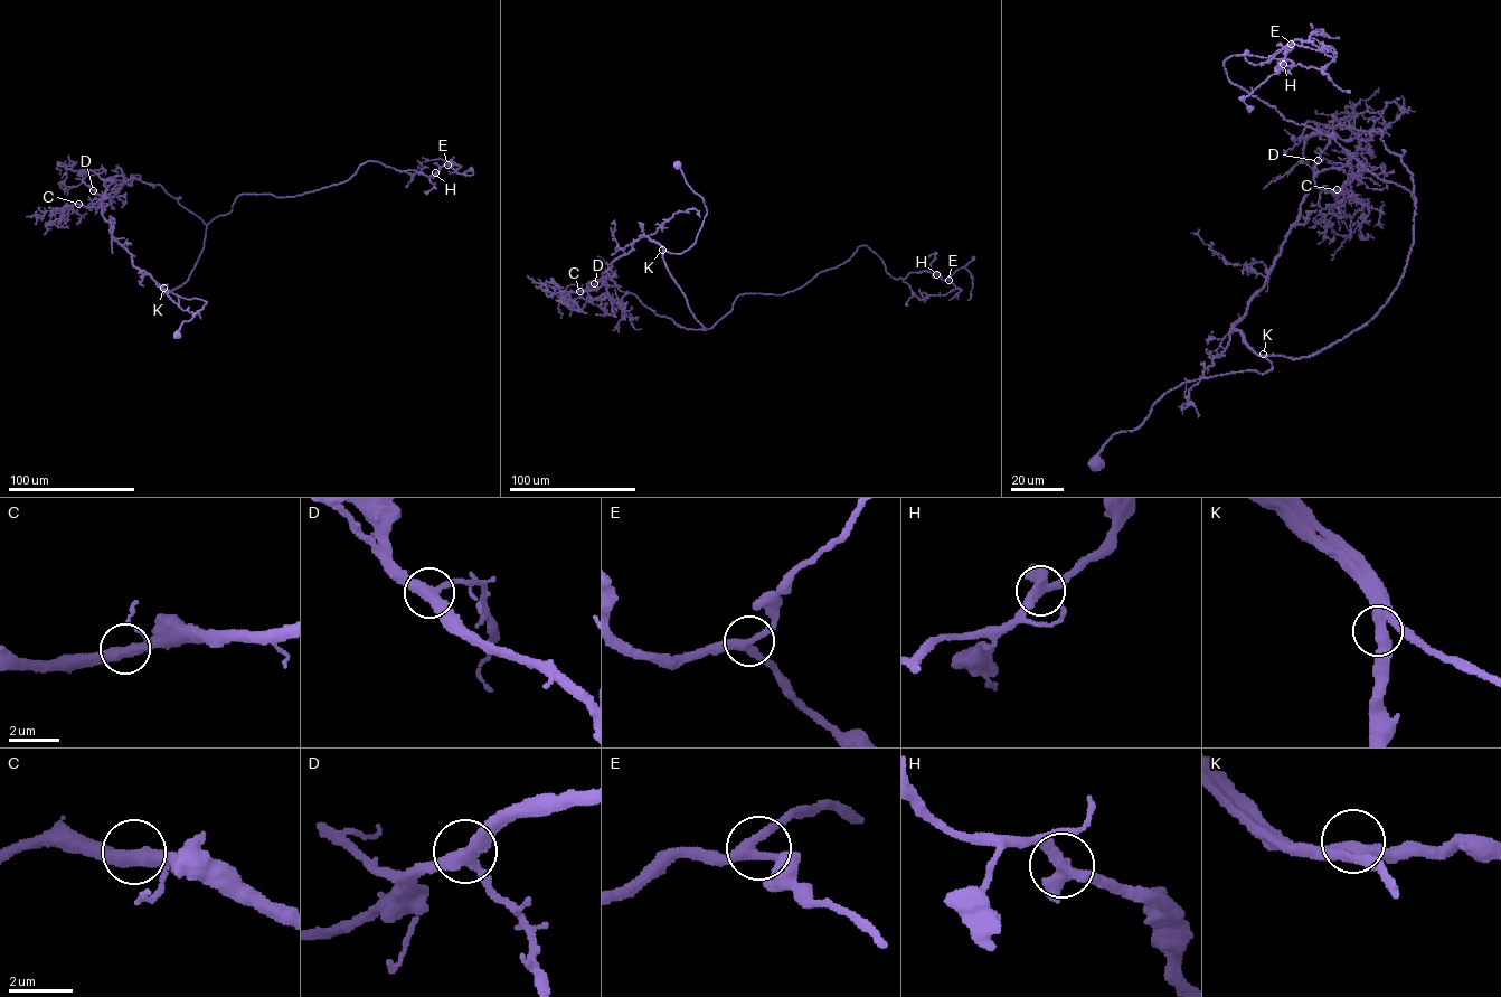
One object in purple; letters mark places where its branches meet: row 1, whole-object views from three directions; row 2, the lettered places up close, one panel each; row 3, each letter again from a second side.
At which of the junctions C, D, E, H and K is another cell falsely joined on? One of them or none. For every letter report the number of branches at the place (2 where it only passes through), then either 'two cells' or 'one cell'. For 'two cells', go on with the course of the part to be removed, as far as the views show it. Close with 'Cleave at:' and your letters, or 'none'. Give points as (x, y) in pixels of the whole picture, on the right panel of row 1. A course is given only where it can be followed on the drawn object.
C: branches 3; one cell
D: branches 3; one cell
E: branches 3; one cell
H: branches 3; one cell
K: branches 3; one cell
Cleave at: none

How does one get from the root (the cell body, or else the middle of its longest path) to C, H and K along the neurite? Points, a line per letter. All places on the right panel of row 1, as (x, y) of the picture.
C: (1097, 466), (1113, 435), (1136, 430), (1185, 382), (1272, 369), (1234, 325), (1304, 196), (1337, 189)
H: (1097, 466), (1169, 391), (1318, 354), (1398, 282), (1412, 195), (1224, 62), (1283, 64)
K: (1097, 466), (1113, 435), (1136, 430), (1167, 392), (1226, 373), (1264, 373), (1272, 364), (1263, 354)

